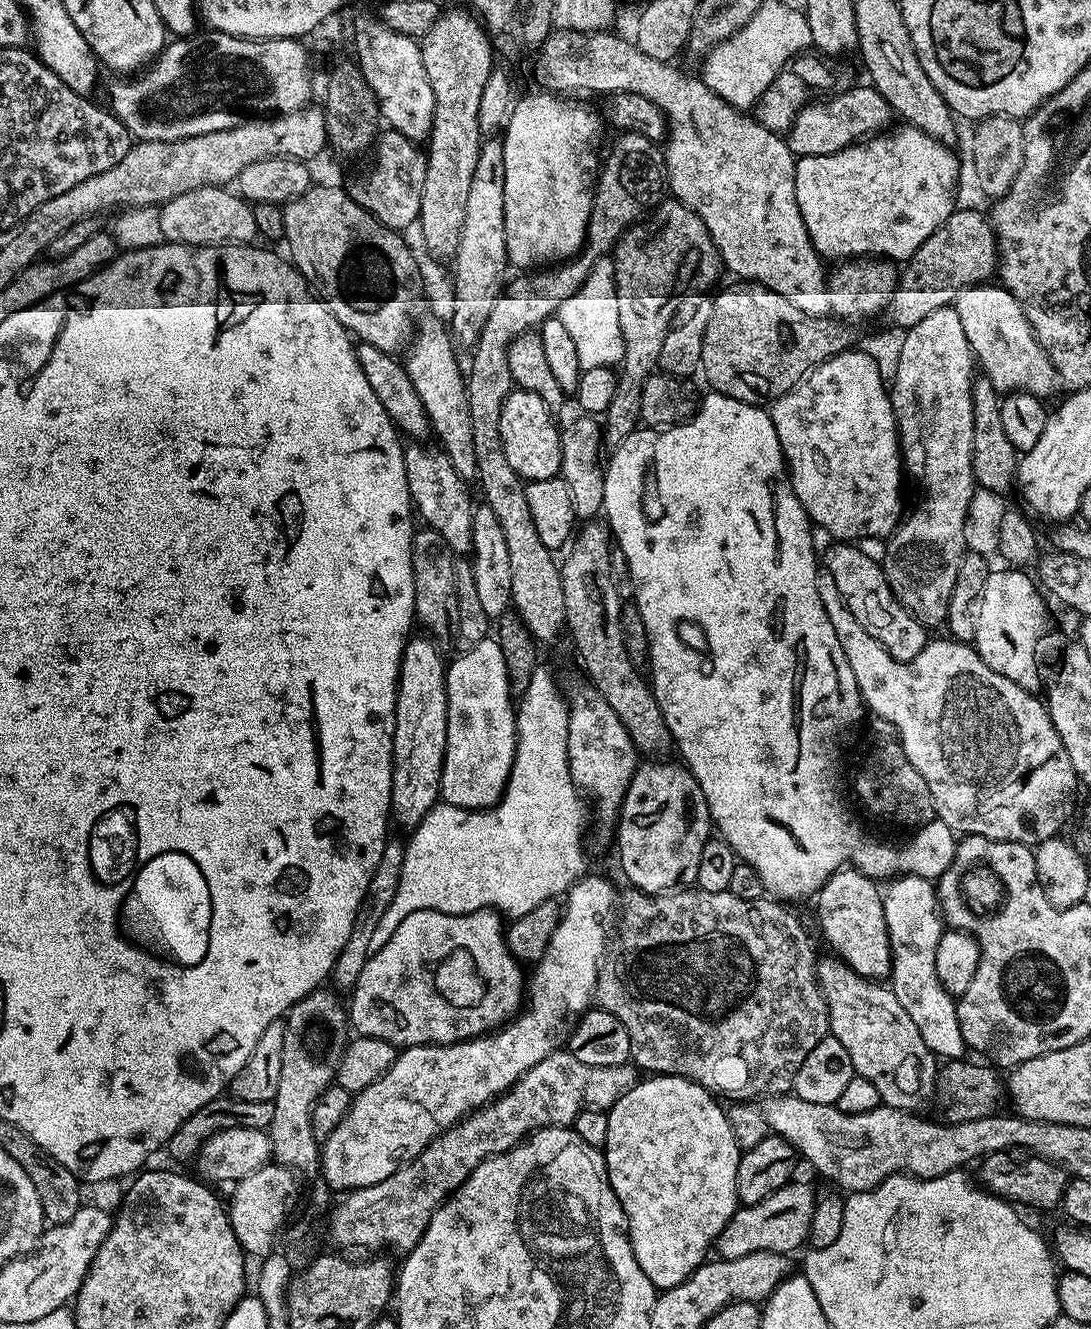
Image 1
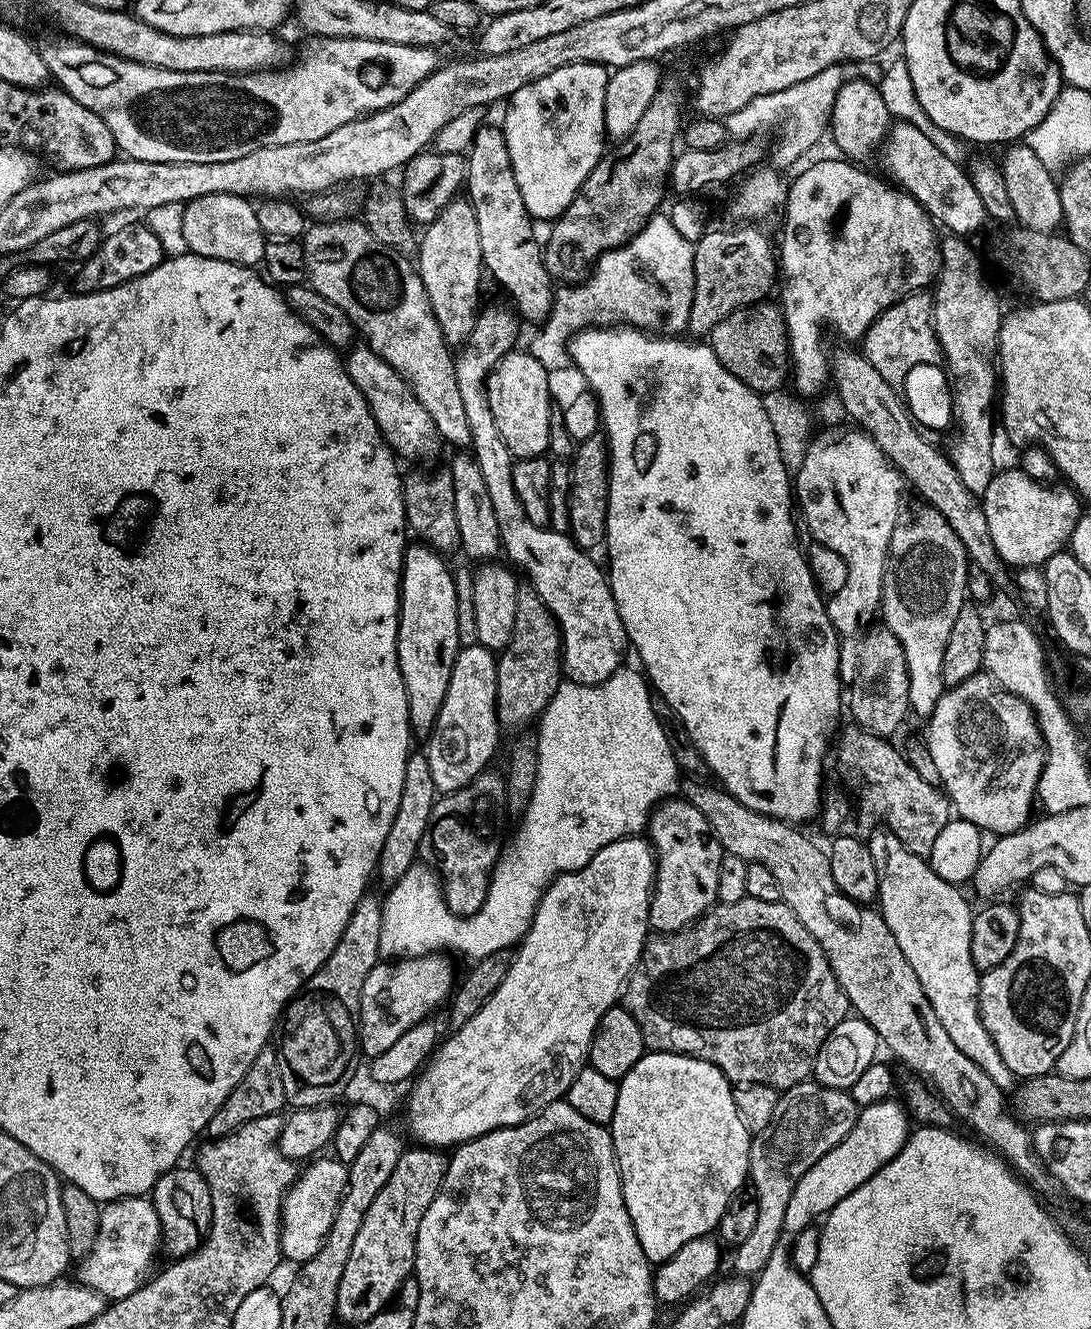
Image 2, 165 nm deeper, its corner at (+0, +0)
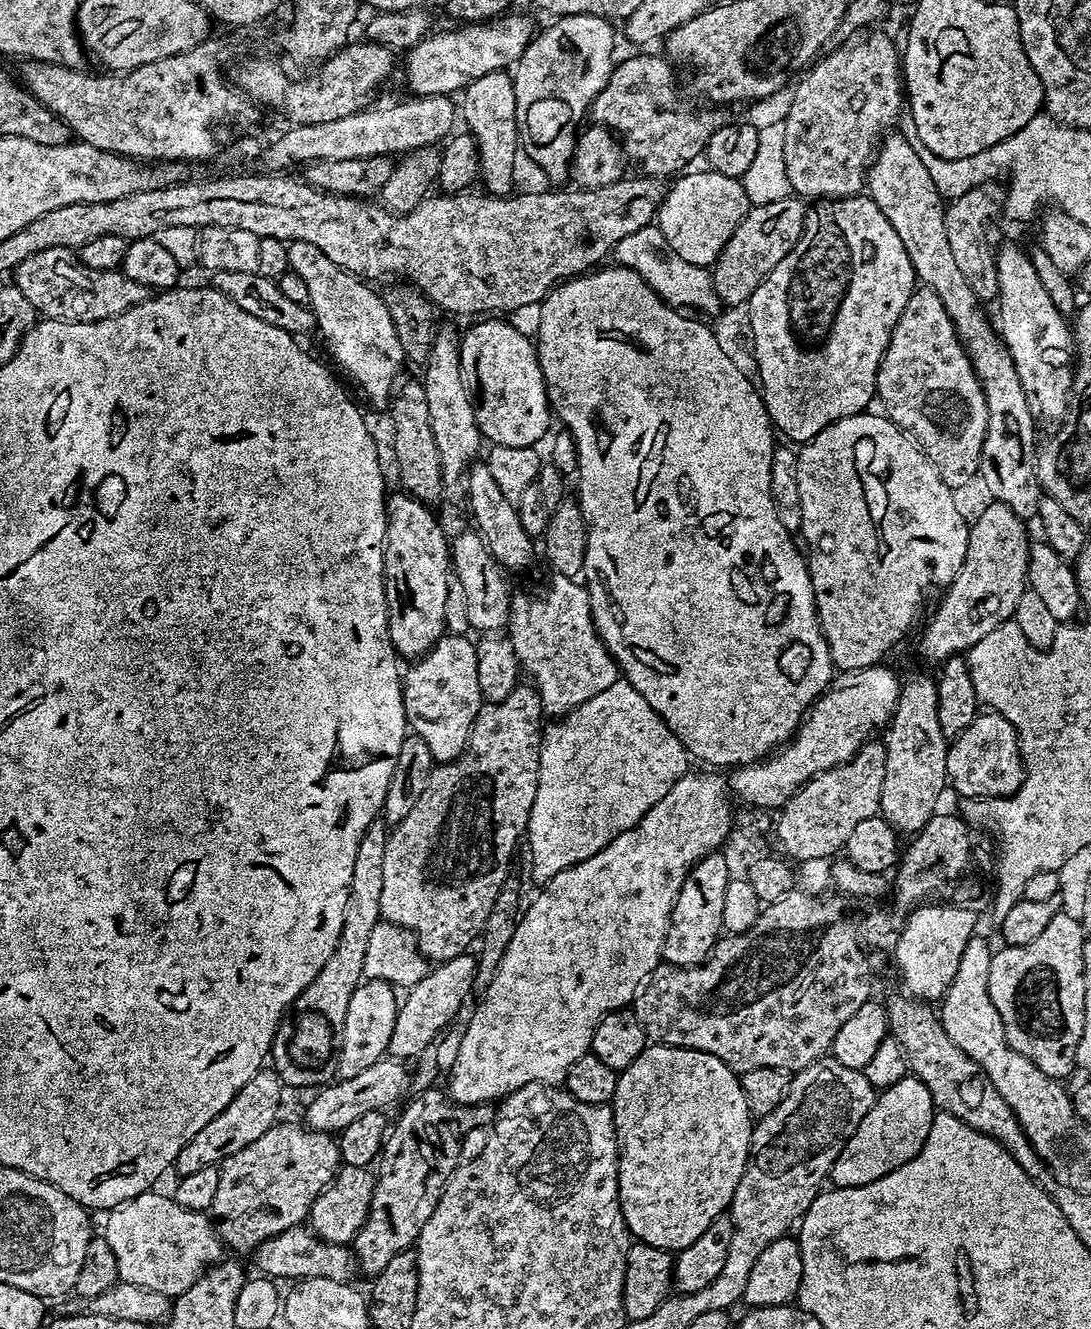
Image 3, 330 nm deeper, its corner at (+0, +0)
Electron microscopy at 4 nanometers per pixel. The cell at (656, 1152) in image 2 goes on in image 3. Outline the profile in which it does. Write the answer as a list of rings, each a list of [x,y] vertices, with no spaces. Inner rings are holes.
[[[656,1042],[645,1048],[643,1054],[629,1068],[623,1069],[619,1073],[619,1078],[614,1101],[614,1119],[618,1129],[620,1149],[620,1205],[624,1211],[624,1220],[628,1224],[628,1231],[641,1245],[662,1248],[665,1252],[676,1254],[681,1248],[698,1242],[698,1238],[706,1234],[710,1222],[725,1215],[726,1209],[731,1205],[736,1188],[740,1185],[744,1167],[748,1164],[754,1117],[748,1111],[748,1099],[740,1085],[739,1075],[708,1052],[699,1052],[693,1048],[672,1048],[669,1044]]]

